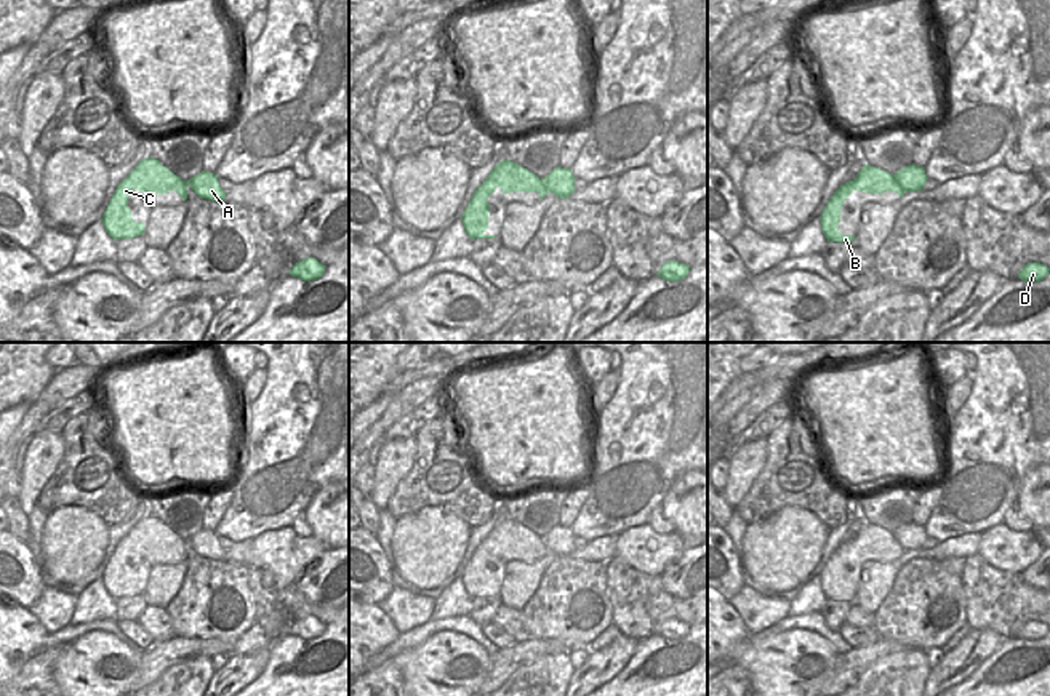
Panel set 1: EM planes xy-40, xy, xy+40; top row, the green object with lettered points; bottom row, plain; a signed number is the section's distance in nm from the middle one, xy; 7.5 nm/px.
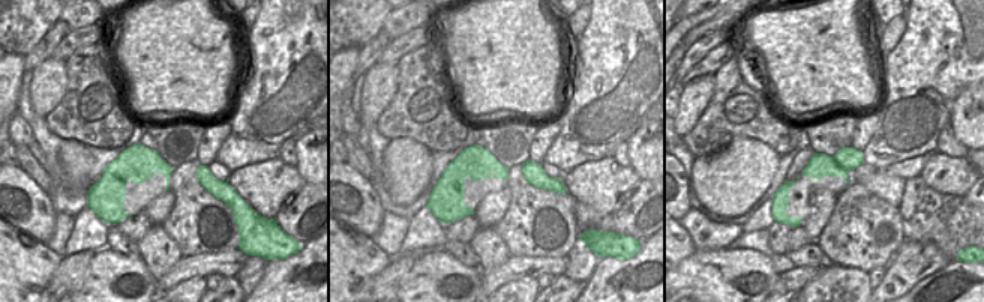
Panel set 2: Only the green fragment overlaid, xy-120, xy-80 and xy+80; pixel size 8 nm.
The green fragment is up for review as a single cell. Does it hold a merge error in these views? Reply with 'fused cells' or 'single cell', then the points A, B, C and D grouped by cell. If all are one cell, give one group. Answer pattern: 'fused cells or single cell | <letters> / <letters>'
fused cells | A D / B C

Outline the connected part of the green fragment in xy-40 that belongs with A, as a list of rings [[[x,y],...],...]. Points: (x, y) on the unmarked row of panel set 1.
[[[203,528],[202,531],[190,536],[187,542],[200,557],[213,558],[216,562],[222,562],[226,557],[226,550],[221,547],[214,531]]]

